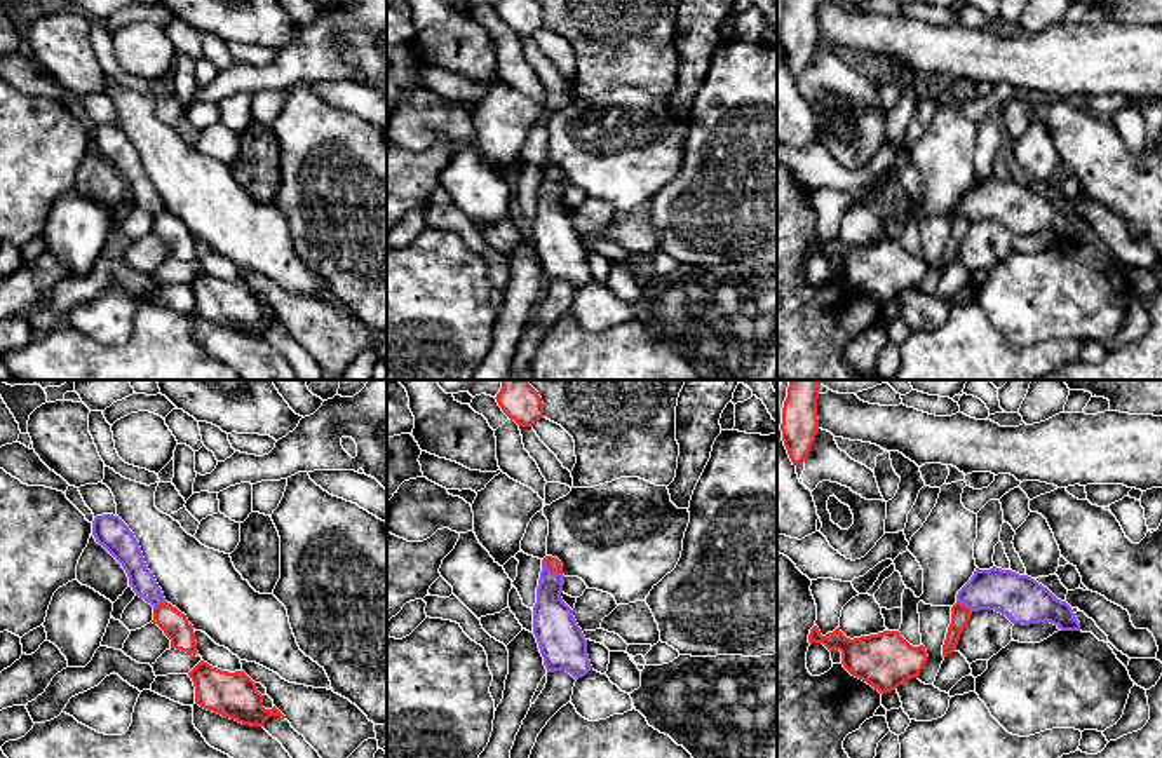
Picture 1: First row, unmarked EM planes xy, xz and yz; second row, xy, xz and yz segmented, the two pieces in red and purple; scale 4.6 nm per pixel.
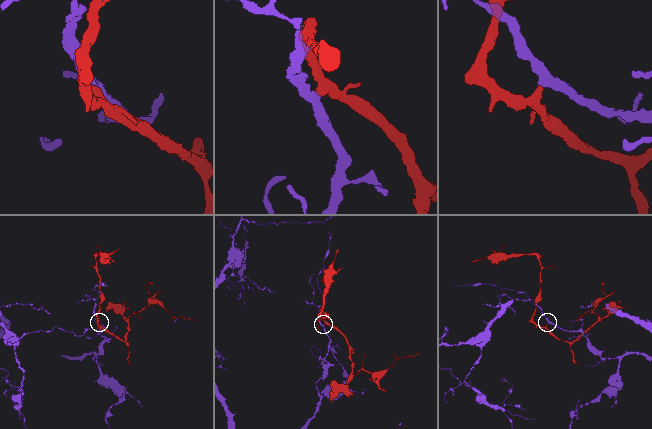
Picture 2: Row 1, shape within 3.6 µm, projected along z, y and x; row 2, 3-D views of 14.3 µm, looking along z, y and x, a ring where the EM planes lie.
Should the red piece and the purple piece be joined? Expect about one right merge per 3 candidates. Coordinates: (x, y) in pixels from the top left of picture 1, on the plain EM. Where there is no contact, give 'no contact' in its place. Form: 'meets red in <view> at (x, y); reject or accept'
meets red in xz at (551, 180); reject

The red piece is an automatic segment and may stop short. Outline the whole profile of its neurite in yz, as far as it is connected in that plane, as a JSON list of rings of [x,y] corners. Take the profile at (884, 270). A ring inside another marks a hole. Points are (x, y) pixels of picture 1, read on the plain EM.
[[[814,235],[808,253],[822,253],[829,261],[840,260],[843,277],[882,305],[911,288],[918,288],[929,270],[925,256],[909,254],[899,240],[850,249],[840,237],[822,246],[819,237]]]

